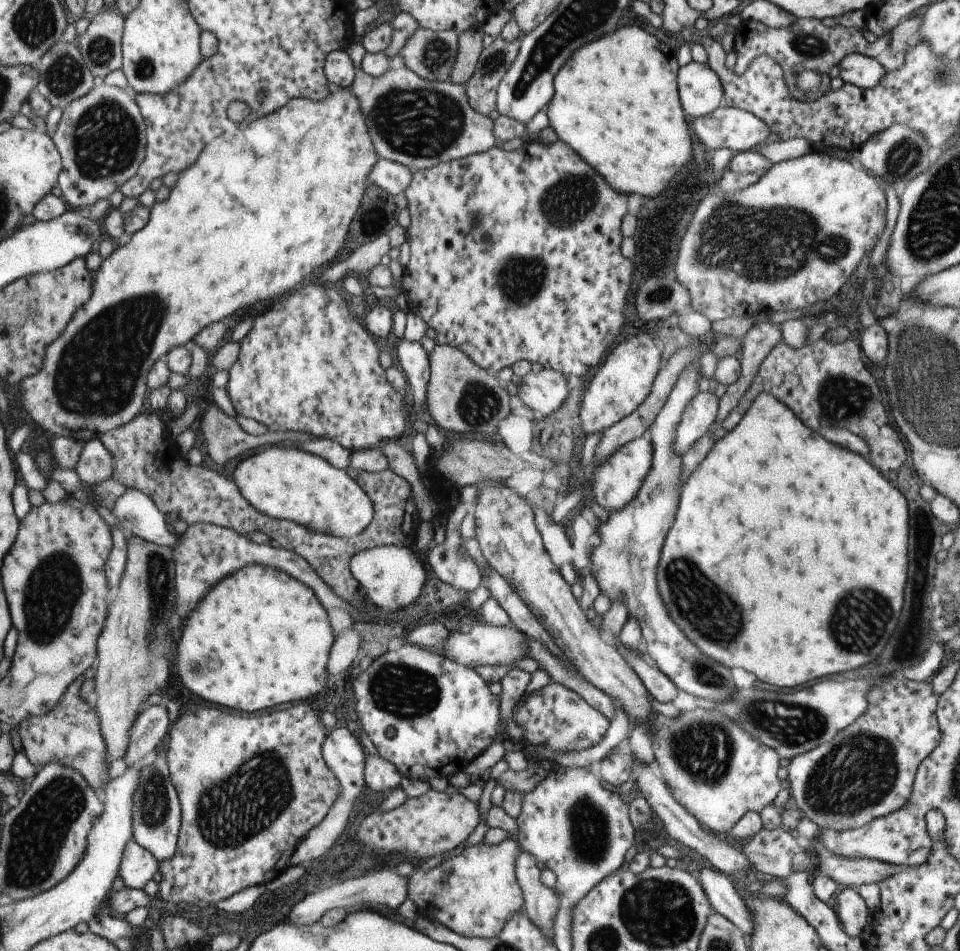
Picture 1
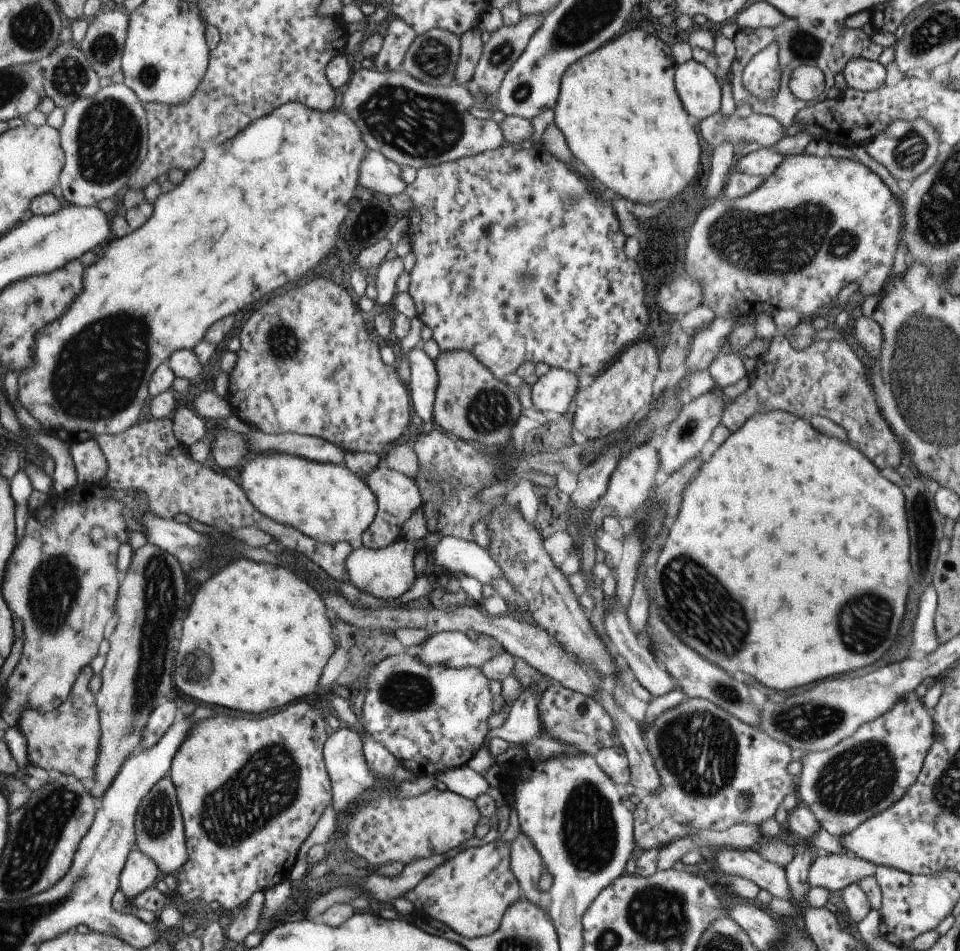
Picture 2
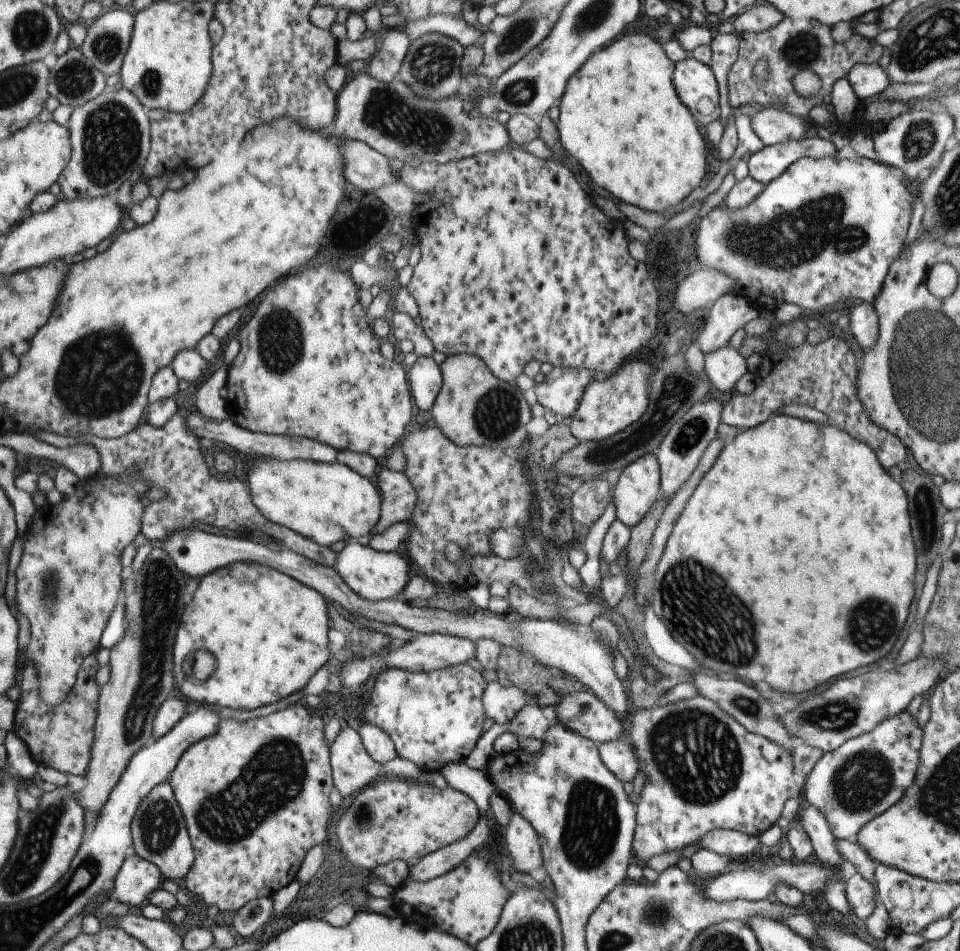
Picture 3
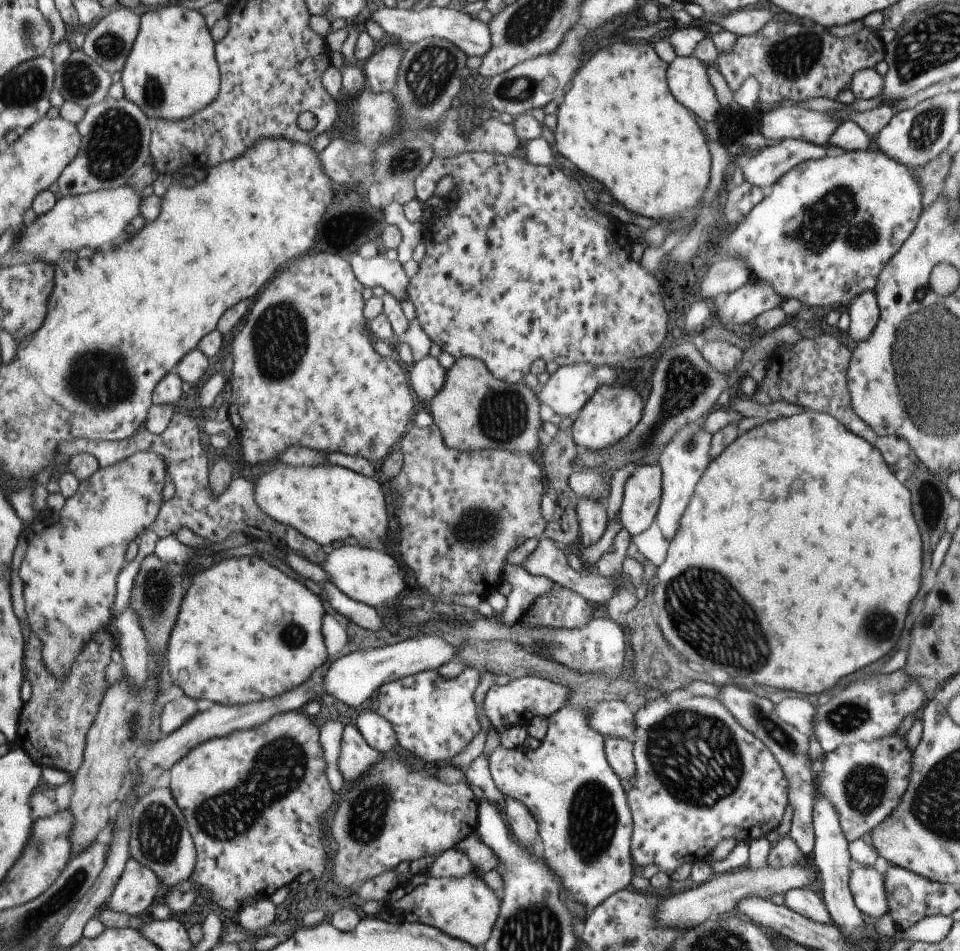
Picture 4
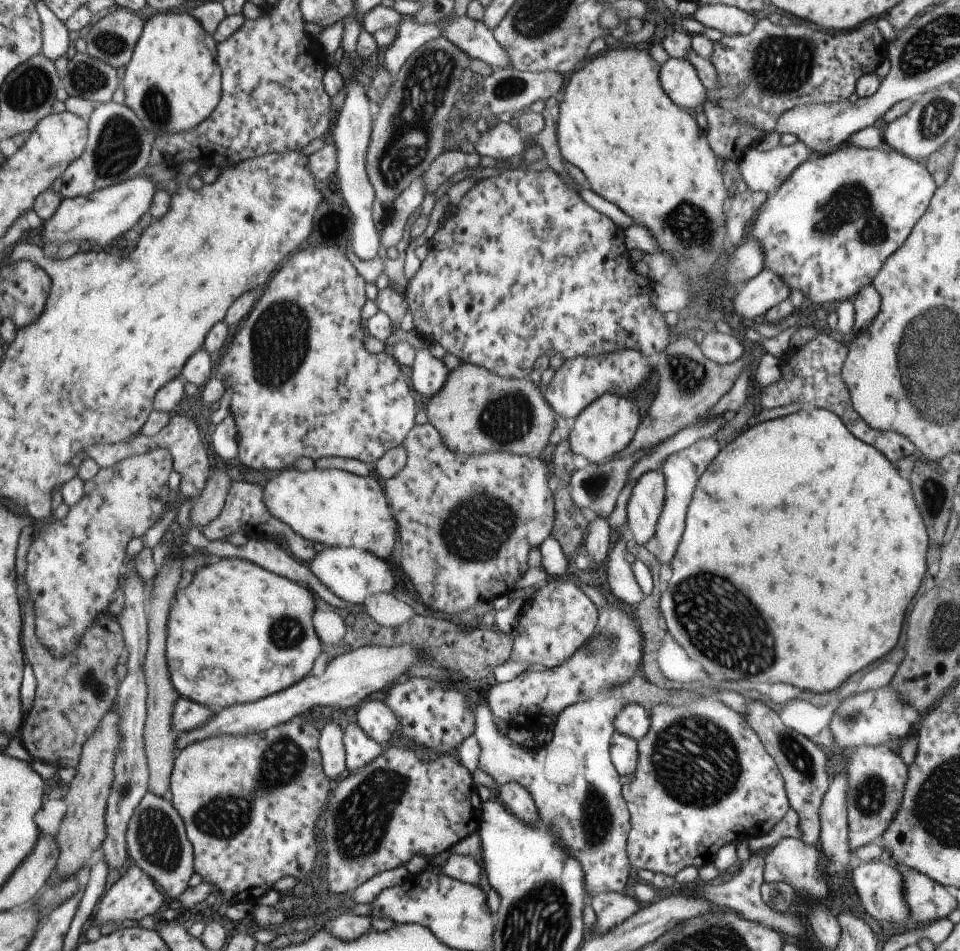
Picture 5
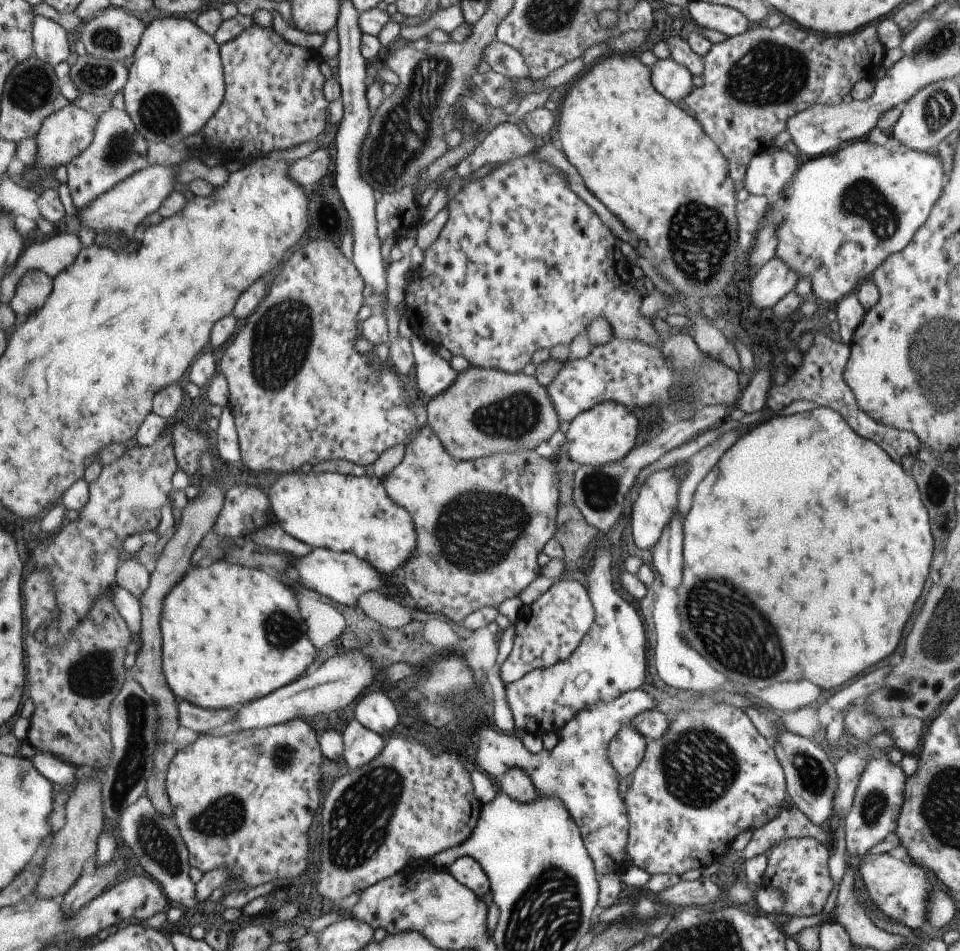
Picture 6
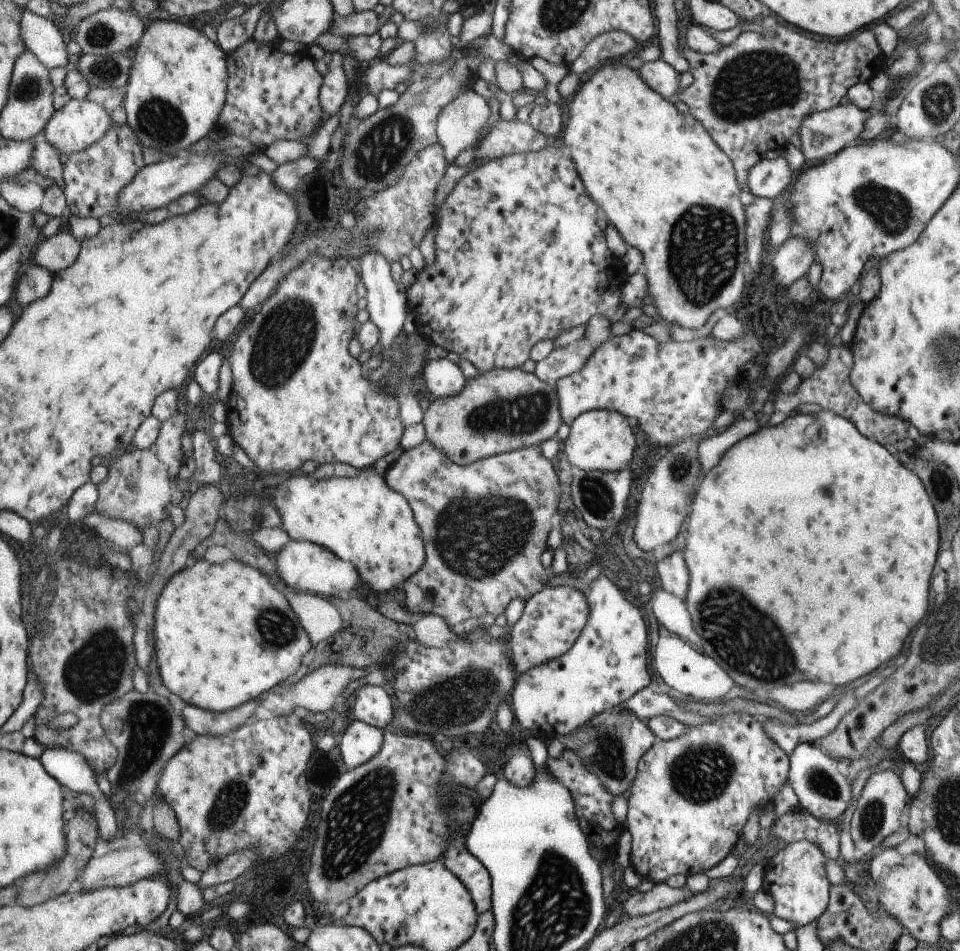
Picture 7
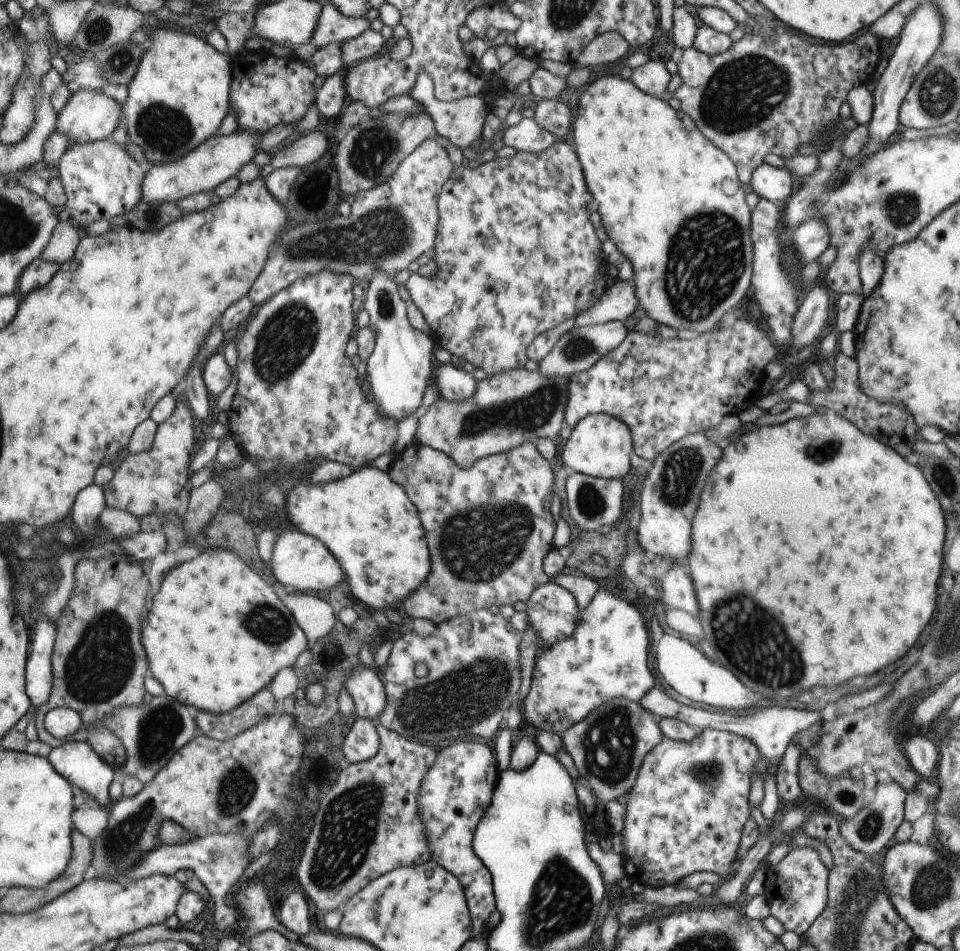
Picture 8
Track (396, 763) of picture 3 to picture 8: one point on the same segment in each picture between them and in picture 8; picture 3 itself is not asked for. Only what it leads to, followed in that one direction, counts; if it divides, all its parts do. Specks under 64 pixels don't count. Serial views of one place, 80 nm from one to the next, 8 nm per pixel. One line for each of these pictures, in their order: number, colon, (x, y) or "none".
4: (355, 757)
5: (359, 749)
6: (360, 746)
7: (360, 742)
8: (361, 743)

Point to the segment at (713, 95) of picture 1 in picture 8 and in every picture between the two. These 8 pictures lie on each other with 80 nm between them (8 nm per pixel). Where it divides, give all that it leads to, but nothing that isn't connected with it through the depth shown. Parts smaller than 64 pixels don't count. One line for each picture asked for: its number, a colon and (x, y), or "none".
2: (697, 87)
3: (693, 83)
4: (686, 79)
5: (679, 82)
6: (671, 80)
7: (657, 75)
8: (652, 78)

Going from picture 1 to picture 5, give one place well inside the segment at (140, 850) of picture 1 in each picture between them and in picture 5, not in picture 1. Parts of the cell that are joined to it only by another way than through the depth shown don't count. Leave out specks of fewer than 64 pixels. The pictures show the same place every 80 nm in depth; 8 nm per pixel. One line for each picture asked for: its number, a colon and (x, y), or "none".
2: (140, 871)
3: (138, 878)
4: (134, 895)
5: (133, 895)

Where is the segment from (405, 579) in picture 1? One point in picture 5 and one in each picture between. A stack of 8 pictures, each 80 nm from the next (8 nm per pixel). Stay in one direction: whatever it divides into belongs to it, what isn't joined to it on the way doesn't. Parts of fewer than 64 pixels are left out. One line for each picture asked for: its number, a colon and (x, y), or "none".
2: (385, 573)
3: (374, 575)
4: (368, 576)
5: (351, 574)

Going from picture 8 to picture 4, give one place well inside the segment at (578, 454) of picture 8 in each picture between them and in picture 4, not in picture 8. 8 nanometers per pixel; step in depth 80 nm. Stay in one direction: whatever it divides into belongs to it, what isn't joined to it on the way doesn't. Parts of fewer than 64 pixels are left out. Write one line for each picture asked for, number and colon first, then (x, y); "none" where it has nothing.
4: (610, 414)
5: (606, 426)
6: (603, 434)
7: (601, 440)

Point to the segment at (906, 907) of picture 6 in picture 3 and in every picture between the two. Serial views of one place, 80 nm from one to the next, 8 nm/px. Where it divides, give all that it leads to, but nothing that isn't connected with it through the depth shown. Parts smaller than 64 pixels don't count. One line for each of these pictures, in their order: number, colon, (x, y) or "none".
3: (859, 894)
4: (866, 885)
5: (877, 884)

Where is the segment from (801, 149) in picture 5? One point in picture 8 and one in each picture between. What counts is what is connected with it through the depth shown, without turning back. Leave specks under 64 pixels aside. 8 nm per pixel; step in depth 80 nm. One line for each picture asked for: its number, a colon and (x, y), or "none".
6: (767, 174)
7: (769, 179)
8: (767, 182)

